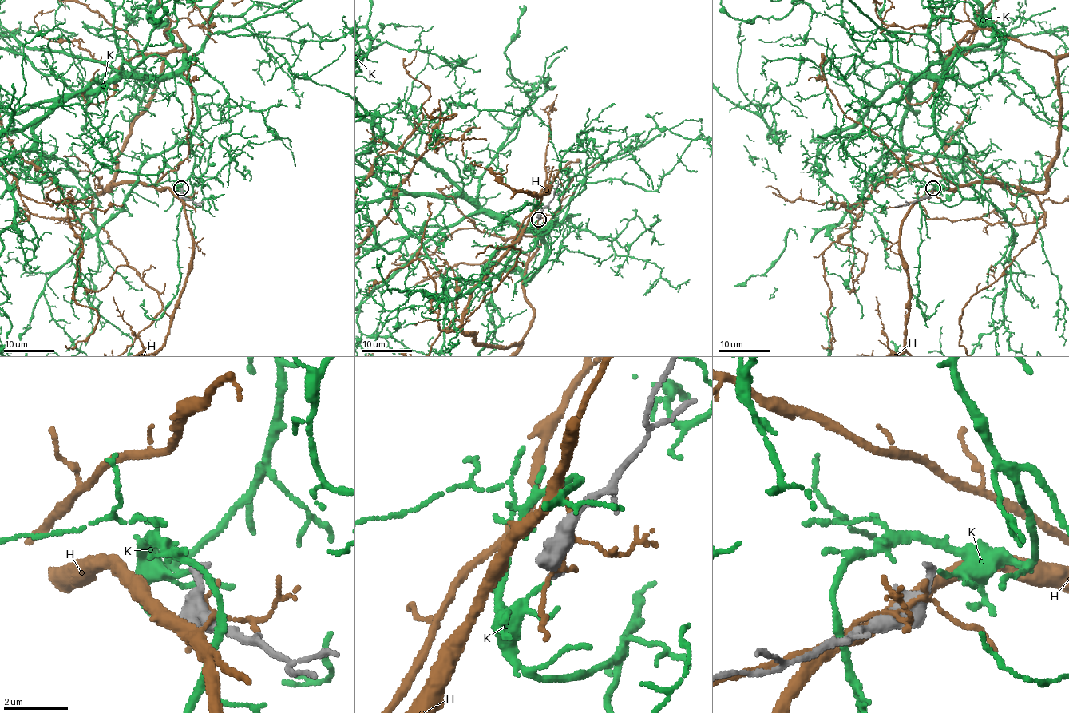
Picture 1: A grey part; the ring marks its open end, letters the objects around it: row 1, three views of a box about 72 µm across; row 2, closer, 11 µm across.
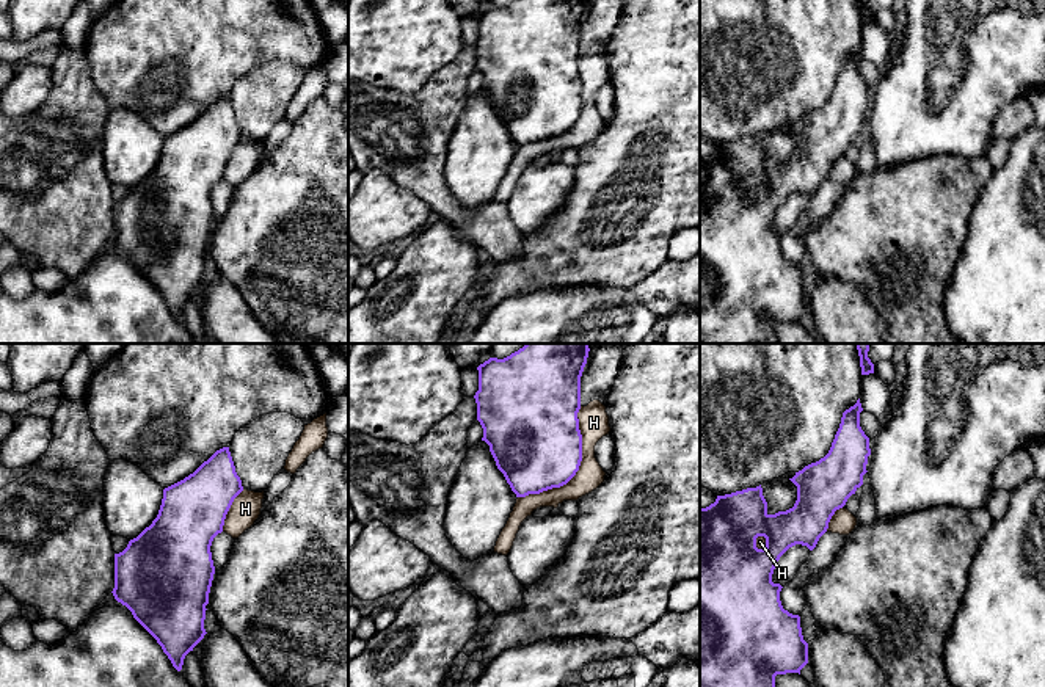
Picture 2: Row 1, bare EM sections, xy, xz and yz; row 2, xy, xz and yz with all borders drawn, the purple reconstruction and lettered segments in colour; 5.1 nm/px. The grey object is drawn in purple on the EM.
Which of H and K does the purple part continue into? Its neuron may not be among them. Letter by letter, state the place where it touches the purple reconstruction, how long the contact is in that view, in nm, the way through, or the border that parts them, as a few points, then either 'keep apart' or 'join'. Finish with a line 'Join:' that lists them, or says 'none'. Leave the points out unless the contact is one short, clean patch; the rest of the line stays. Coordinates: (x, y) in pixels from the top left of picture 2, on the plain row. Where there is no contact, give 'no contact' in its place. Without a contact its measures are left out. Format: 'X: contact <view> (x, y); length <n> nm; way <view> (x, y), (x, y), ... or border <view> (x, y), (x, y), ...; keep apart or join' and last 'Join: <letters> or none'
H: contact xz (578, 118); length 550 nm; keep apart
K: no contact; keep apart
Join: none

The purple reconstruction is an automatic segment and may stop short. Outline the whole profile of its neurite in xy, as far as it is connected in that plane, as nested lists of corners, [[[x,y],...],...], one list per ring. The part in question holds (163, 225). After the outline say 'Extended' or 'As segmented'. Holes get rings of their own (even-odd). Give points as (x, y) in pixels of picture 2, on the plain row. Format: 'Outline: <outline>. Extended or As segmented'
Outline: [[[229,96],[217,99],[193,122],[163,138],[163,147],[157,166],[127,196],[115,202],[115,237],[113,245],[126,254],[133,267],[157,289],[173,315],[180,320],[185,304],[207,282],[204,278],[206,254],[215,223],[210,194],[213,187],[223,180],[226,163],[234,147],[243,140],[242,129]]]. As segmented

